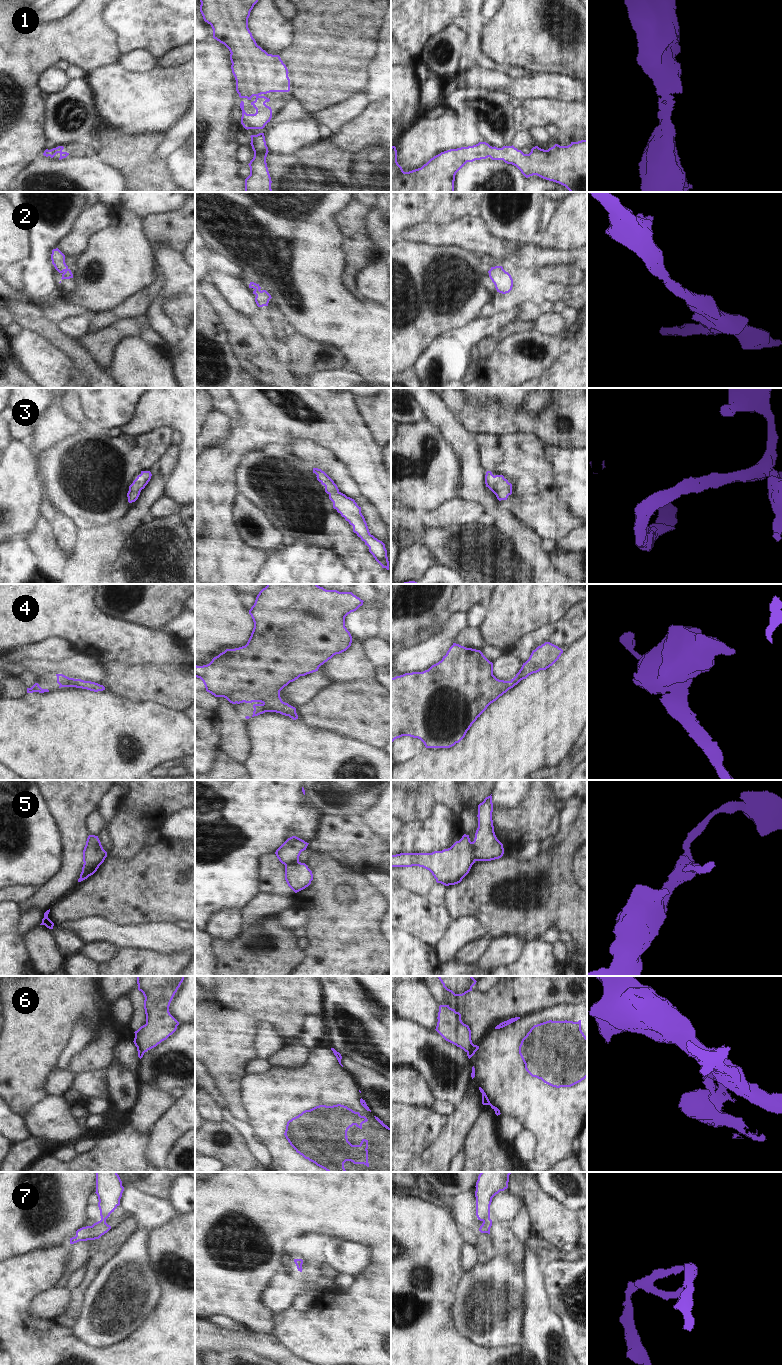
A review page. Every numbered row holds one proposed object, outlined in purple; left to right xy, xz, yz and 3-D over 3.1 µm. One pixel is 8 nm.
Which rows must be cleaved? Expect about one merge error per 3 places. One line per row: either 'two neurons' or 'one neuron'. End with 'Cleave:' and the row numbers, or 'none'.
1: one neuron
2: one neuron
3: one neuron
4: one neuron
5: two neurons
6: two neurons
7: two neurons
Cleave: 5, 6, 7

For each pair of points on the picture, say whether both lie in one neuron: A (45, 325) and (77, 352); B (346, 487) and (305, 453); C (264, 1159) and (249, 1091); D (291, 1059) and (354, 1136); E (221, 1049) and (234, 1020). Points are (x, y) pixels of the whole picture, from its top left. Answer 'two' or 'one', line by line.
A: one
B: one
C: two
D: two
E: one

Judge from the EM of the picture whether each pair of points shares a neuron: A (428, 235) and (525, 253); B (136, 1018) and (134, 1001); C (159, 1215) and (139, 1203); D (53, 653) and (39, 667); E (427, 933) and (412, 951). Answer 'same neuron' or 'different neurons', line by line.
A: same neuron
B: same neuron
C: same neuron
D: different neurons
E: different neurons

